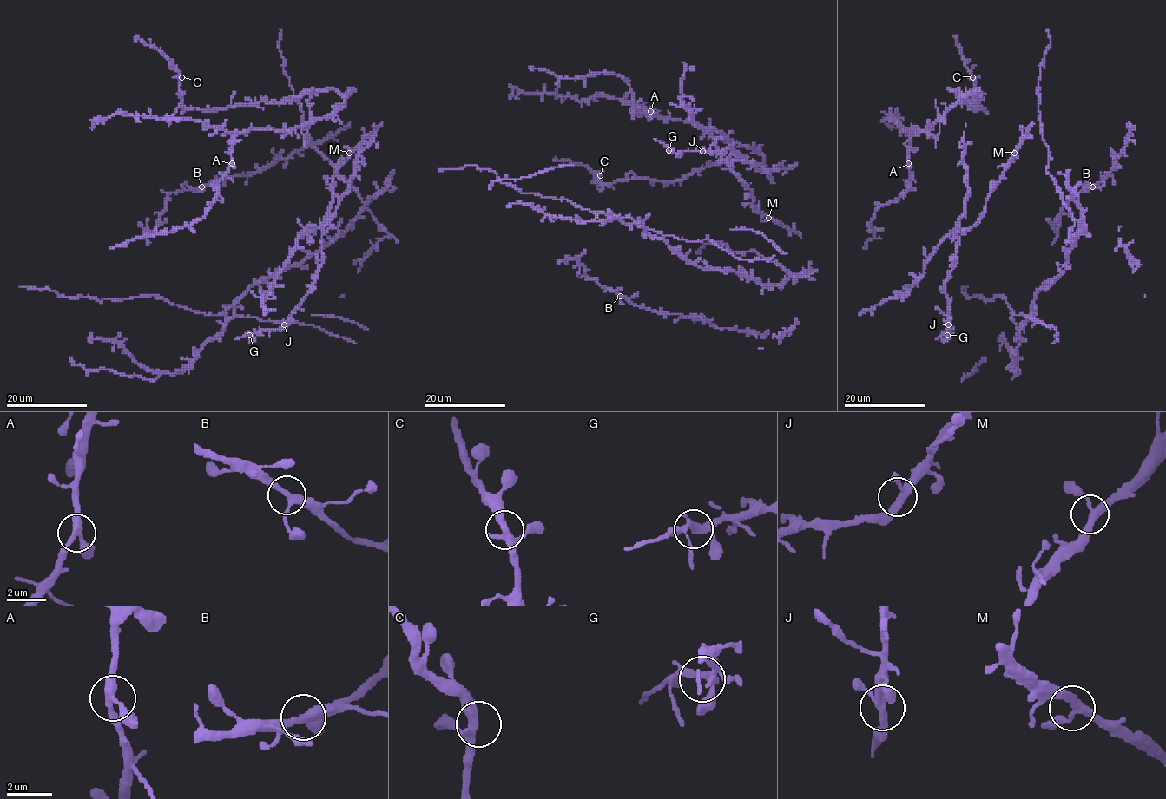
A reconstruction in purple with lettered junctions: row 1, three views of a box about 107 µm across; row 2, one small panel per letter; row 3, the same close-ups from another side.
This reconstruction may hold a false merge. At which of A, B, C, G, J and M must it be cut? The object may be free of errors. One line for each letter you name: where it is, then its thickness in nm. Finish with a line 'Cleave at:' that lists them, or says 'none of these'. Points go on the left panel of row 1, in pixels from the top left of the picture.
Cleave at: none of these

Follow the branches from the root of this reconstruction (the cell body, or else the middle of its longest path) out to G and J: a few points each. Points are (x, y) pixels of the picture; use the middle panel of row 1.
G: (760, 220), (762, 216), (753, 206), (752, 192), (726, 161), (740, 160), (731, 148), (668, 150)
J: (760, 220), (762, 216), (753, 206), (752, 192), (726, 161), (740, 160), (740, 156), (731, 148), (702, 151)

